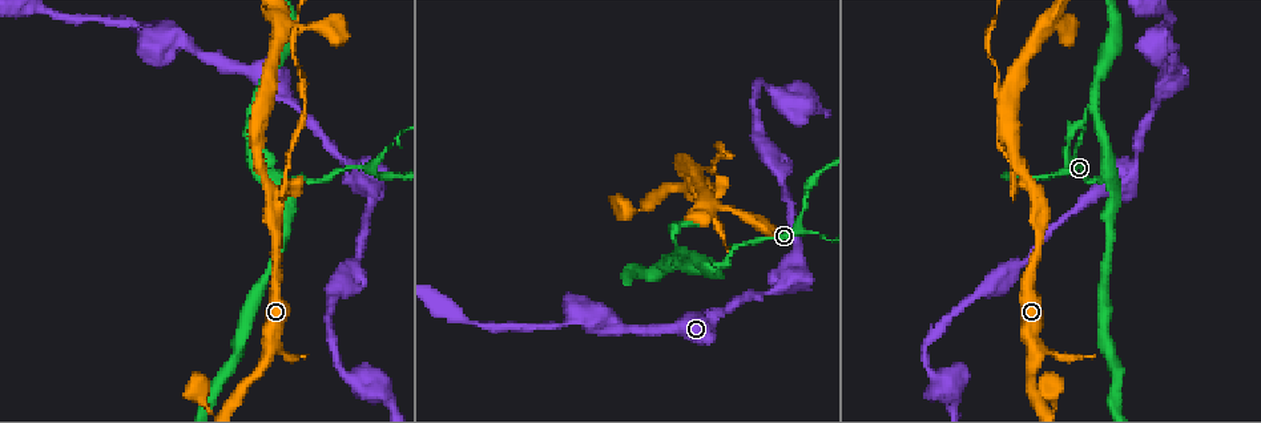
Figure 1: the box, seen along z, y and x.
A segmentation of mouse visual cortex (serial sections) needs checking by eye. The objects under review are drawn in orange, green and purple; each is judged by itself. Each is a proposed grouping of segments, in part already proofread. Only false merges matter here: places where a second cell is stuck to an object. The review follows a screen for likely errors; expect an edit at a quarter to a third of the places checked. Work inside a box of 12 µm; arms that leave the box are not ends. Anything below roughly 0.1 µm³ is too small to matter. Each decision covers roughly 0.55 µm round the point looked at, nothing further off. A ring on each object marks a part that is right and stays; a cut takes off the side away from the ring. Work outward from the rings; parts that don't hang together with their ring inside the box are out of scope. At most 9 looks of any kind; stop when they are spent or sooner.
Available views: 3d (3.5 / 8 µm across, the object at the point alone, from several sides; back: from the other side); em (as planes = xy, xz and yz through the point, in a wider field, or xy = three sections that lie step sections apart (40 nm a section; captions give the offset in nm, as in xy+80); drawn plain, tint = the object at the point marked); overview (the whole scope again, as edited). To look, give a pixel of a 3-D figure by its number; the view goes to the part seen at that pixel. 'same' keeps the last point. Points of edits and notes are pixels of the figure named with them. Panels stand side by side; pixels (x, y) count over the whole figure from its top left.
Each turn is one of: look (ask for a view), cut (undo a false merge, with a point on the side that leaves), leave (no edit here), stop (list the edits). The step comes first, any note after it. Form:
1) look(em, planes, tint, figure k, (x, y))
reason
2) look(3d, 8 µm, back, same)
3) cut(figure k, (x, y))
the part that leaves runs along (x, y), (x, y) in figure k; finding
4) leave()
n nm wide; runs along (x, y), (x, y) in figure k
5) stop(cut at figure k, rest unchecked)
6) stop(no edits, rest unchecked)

look(3d, 8 µm, back, figure 1, (1115, 190))
calibre changes

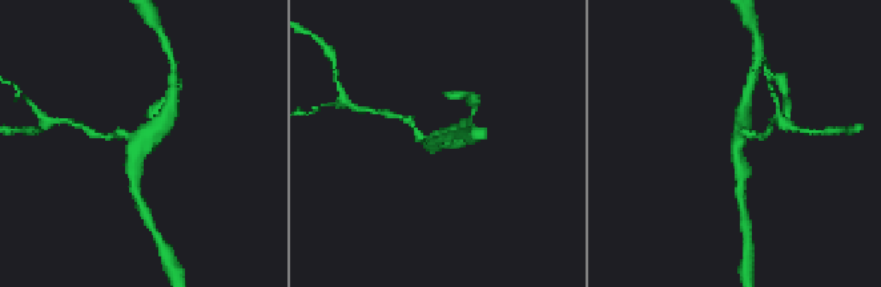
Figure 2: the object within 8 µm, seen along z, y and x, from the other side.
look(em, xy, step 5, tint, figure 2, (736, 143))
3 arms; arms of 200, 350, 350 nm

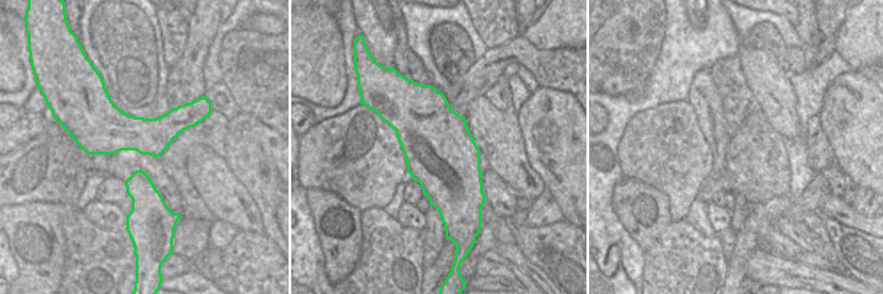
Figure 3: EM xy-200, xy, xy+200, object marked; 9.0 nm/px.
leave()
runs along (109, 137), (135, 144), (164, 117) in figure 2; one cell here

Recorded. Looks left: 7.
look(3d, 3.5 µm, back, figure 1, (674, 255))
two arms in line, one across

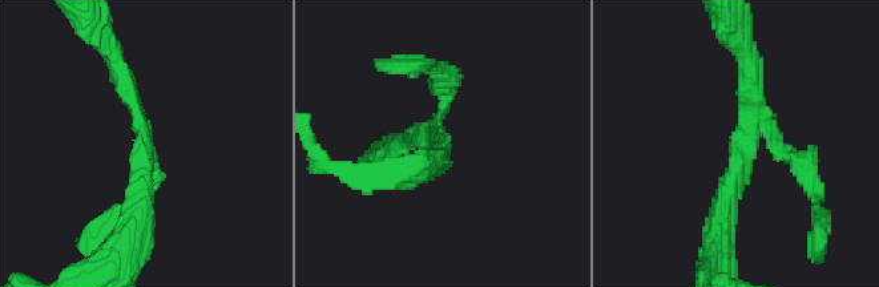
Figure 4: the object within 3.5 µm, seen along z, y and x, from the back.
look(em, xy, step 1, tint, figure 4, (139, 138))
3 arms; arms of 250, 250, 300 nm

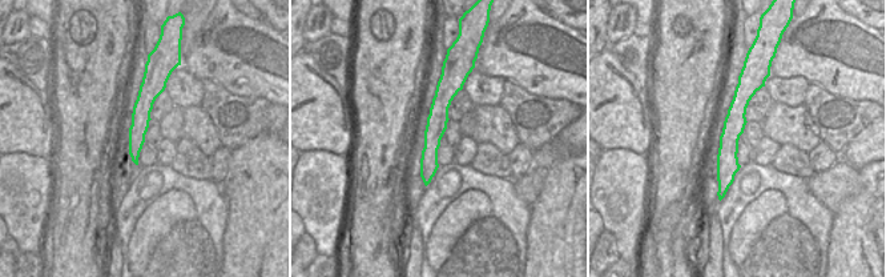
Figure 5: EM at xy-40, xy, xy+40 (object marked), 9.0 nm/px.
cut(figure 4, (799, 162))
the part that leaves runs along (759, 134), (805, 172), (818, 229) in figure 4; two cells meet here

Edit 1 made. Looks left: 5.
look(overview)
see it whole again

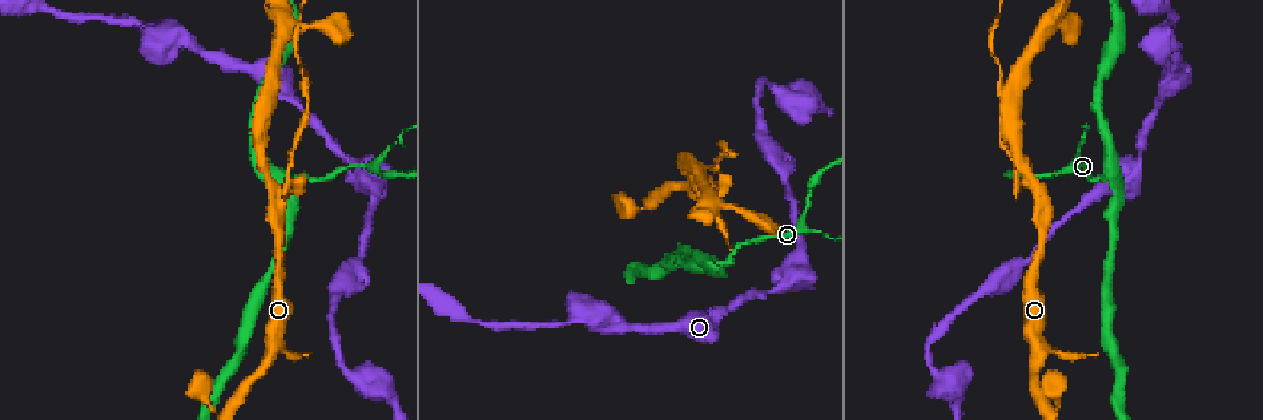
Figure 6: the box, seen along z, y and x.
look(3d, 8 µm, figure 6, (290, 26))
a narrow waist

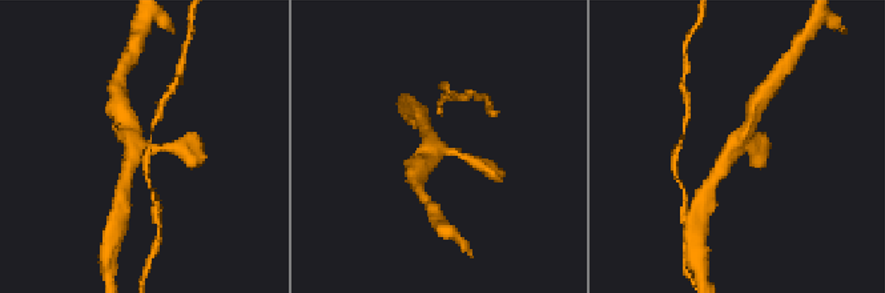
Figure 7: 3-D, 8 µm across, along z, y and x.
look(em, xy, step 3, tint, figure 7, (435, 143))

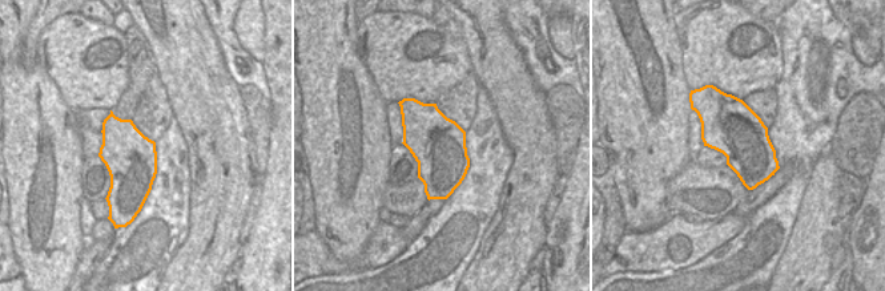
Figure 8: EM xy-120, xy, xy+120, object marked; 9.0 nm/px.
leave()
arms of 200, 350, 350 nm; runs along (423, 124), (437, 145), (473, 161) in figure 7; continuous, no second cell

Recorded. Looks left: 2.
stop(cut at figure 4, rest unchecked)

